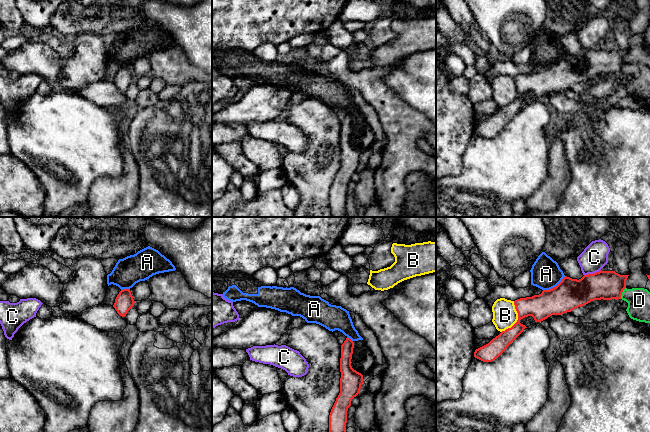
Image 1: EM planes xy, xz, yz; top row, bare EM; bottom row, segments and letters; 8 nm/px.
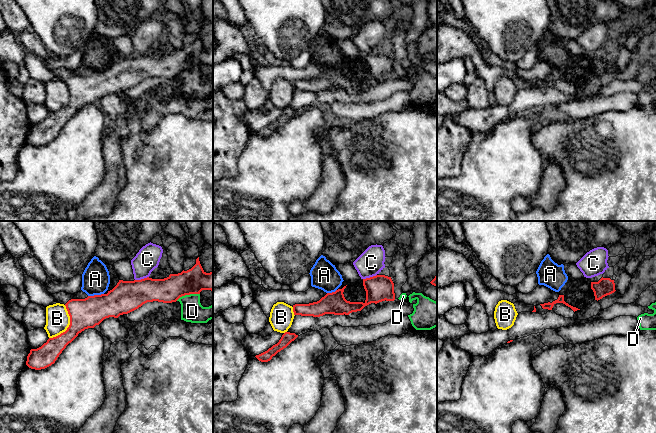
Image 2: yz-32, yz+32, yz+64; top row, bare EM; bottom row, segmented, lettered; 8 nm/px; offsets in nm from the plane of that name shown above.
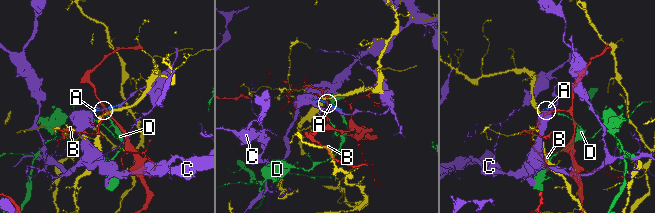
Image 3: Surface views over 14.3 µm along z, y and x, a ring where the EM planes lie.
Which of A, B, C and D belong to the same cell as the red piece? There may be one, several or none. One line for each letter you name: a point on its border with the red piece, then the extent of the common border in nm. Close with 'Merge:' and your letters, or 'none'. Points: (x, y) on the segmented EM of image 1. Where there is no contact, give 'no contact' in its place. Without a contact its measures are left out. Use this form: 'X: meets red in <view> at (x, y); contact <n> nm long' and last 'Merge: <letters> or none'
Merge: none

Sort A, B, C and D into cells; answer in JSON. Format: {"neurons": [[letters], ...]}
{"neurons": [["A"], ["B"], ["C"], ["D"]]}

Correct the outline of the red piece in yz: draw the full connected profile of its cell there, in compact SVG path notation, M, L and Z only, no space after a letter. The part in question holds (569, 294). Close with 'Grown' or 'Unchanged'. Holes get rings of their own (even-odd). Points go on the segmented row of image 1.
M602 271L584 275L581 279L565 276L550 290L541 294L520 298L514 301L518 313L517 322L502 331L488 344L478 348L474 357L483 362L492 362L527 328L520 320L532 316L535 322L541 322L552 315L562 315L584 306L594 300L621 299L629 275L620 275L615 271Z. Unchanged

